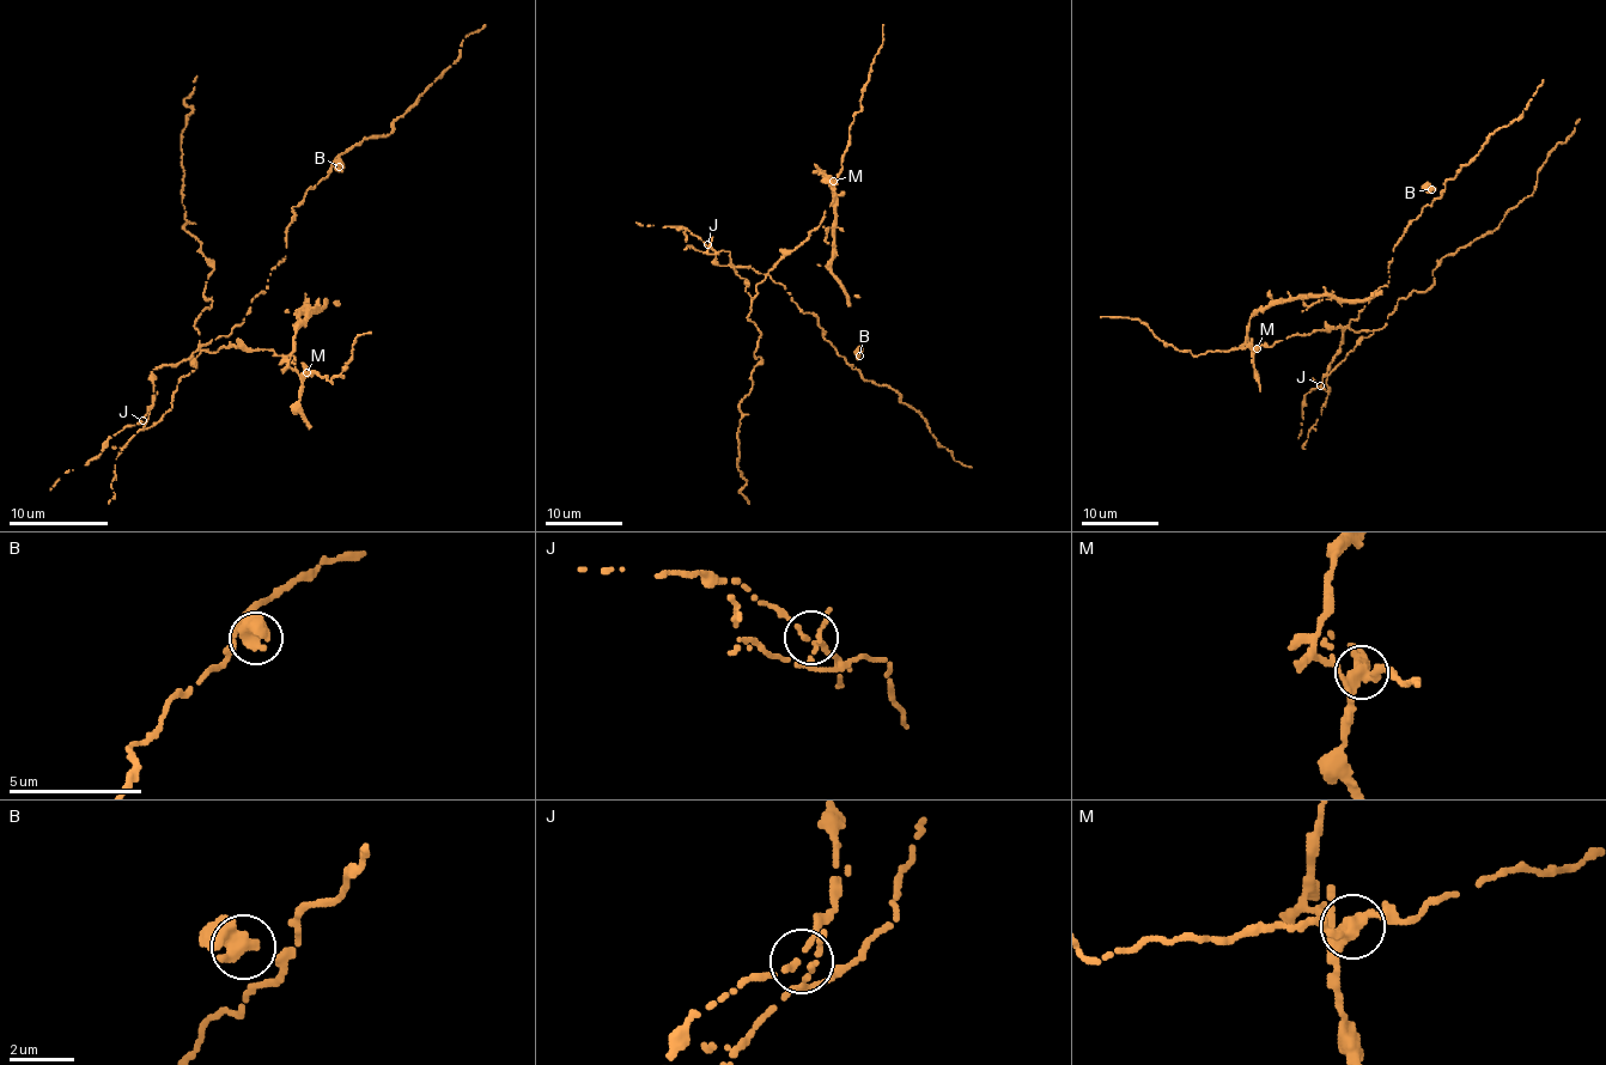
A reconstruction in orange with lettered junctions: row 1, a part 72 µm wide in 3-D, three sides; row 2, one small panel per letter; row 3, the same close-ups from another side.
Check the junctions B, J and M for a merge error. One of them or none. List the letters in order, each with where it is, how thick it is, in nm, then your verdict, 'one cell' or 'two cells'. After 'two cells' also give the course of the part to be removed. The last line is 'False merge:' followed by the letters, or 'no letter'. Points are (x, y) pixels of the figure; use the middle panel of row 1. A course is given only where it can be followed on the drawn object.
B: (859, 355) | 440 nm | one cell
J: (707, 244) | 160 nm | one cell
M: (833, 181) | 360 nm | two cells | (834, 182), (821, 170), (832, 183), (834, 201), (831, 269), (850, 297), (859, 294)
False merge: M

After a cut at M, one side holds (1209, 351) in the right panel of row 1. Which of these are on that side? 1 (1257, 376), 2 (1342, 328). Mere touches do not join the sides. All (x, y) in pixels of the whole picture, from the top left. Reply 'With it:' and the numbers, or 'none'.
With it: 2

